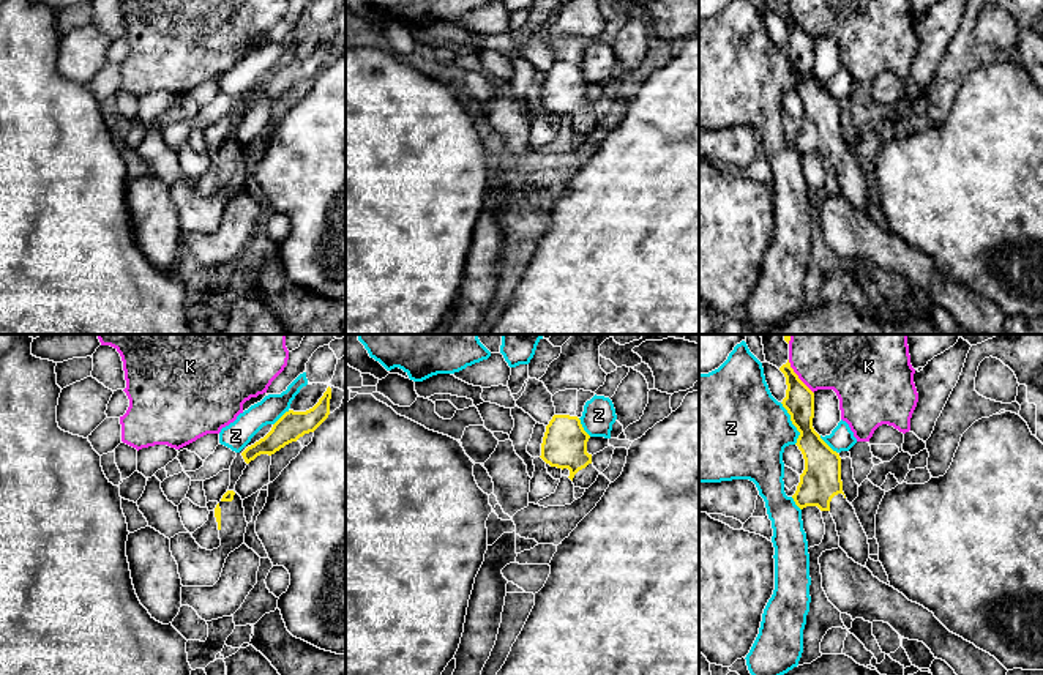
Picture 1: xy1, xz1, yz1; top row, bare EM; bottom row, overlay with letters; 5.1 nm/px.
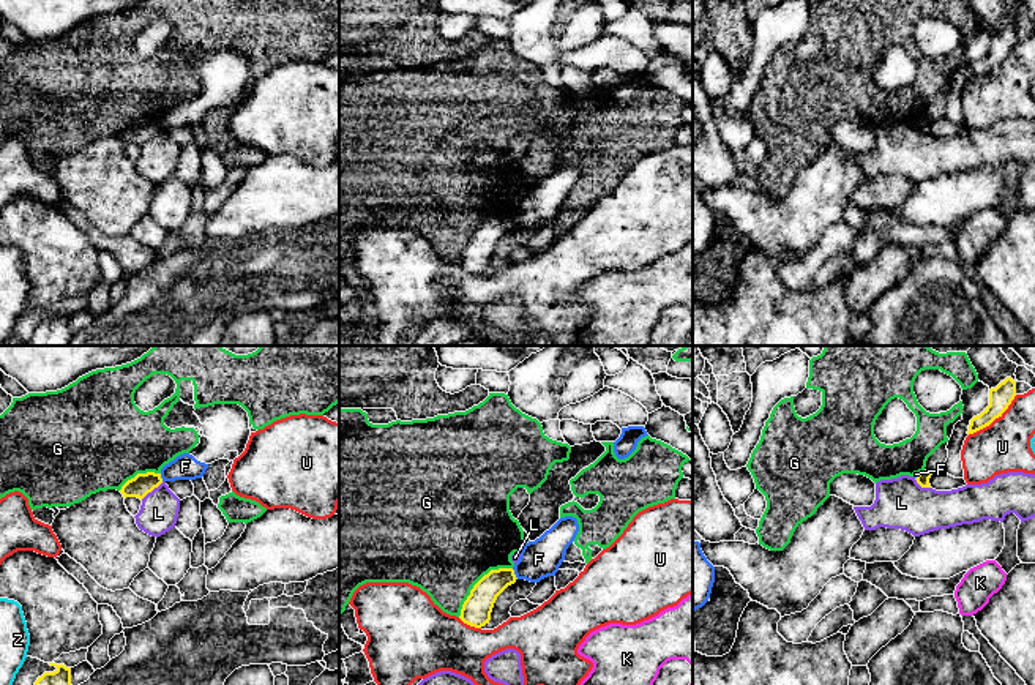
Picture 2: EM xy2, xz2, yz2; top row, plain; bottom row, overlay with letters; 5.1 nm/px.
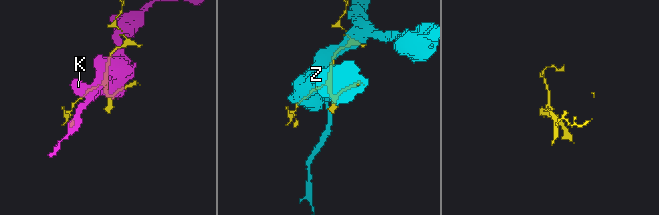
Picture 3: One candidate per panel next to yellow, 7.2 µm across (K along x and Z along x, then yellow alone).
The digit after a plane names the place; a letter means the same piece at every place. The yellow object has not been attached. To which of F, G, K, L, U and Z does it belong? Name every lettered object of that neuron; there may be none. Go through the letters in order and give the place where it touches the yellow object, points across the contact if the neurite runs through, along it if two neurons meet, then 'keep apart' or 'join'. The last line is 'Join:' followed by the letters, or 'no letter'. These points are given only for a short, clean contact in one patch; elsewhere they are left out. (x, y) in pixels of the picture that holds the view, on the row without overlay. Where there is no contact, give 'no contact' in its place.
F: xz2 (513, 220) | along xz2 (511, 215), (518, 224) | keep apart
G: xz2 (477, 229) | keep apart
K: yz1 (797, 24) | keep apart
L: xy2 (152, 136) | along xy2 (163, 128), (141, 145) | keep apart
U: yz2 (994, 65) | keep apart
Z: yz1 (792, 70) | keep apart
Join: no letter

